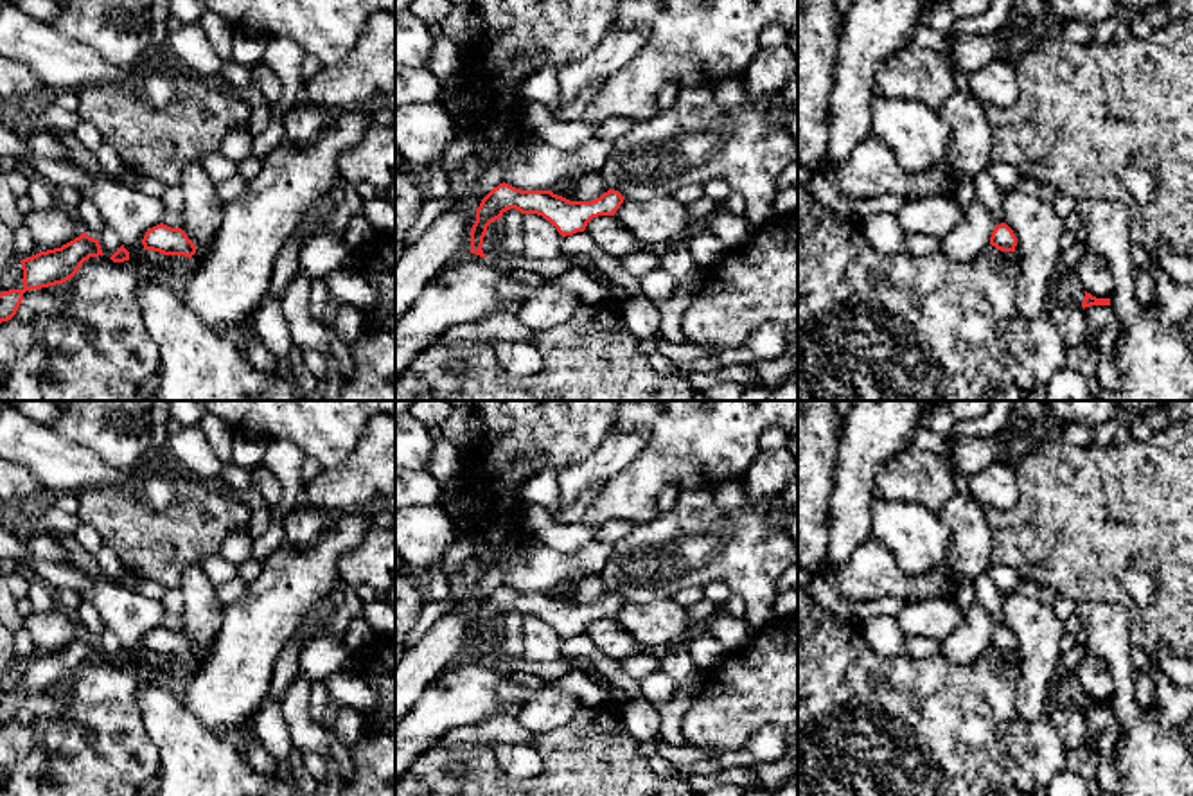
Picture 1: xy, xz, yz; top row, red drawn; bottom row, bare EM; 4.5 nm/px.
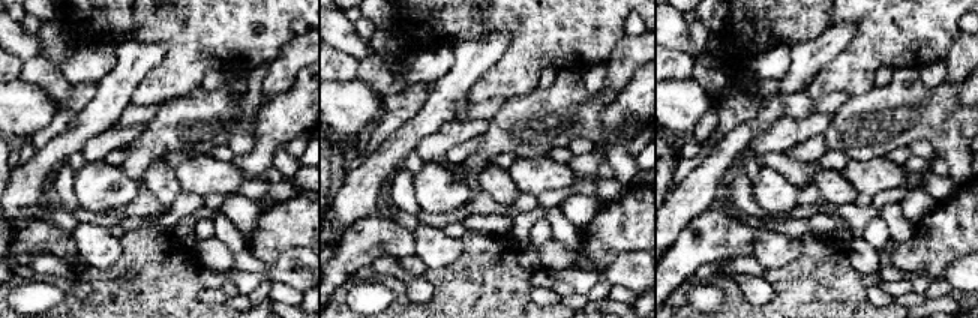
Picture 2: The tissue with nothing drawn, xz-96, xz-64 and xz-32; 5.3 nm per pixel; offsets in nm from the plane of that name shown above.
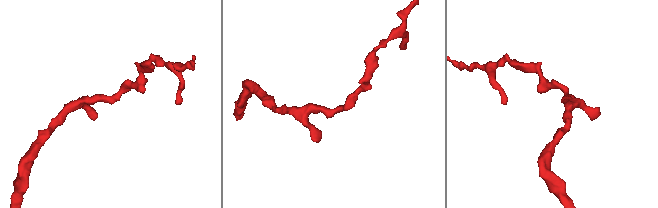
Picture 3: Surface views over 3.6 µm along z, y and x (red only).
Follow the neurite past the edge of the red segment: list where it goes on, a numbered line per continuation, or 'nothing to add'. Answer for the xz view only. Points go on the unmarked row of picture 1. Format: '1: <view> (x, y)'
nothing to add

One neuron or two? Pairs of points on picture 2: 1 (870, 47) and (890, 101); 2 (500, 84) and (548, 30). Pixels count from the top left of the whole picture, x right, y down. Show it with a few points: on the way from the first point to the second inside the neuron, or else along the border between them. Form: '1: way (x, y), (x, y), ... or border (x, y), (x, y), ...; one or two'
1: border (875, 86), (851, 96); two
2: way (513, 71), (536, 44); one

